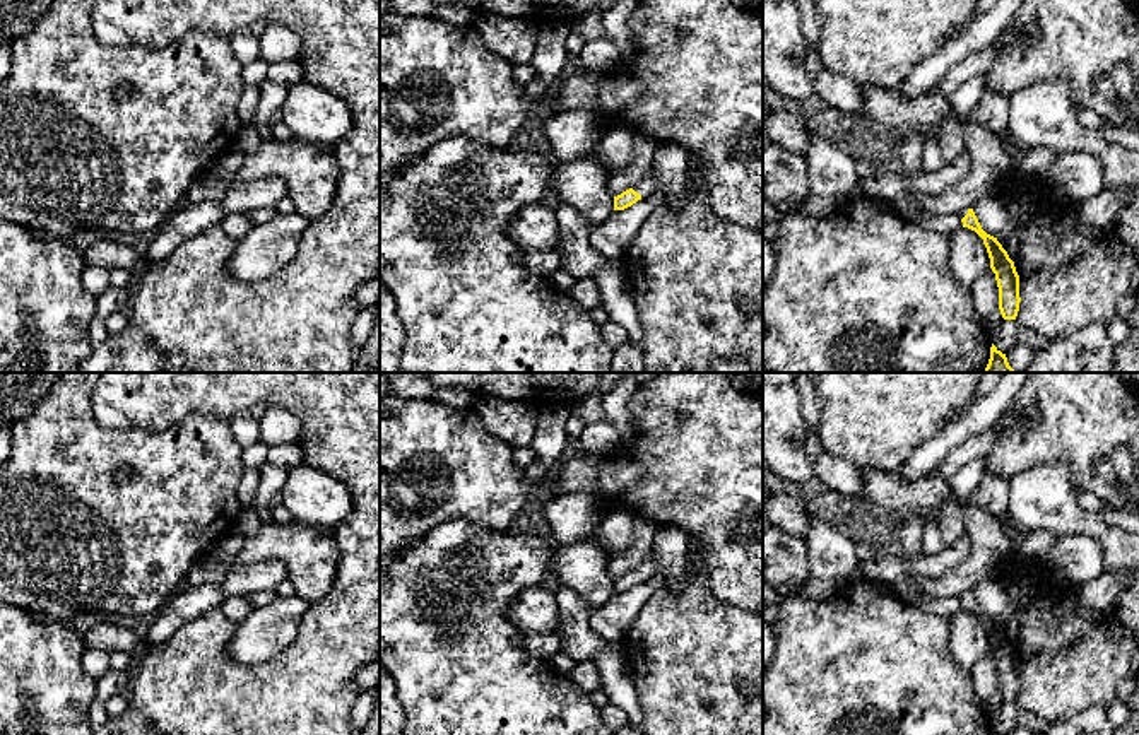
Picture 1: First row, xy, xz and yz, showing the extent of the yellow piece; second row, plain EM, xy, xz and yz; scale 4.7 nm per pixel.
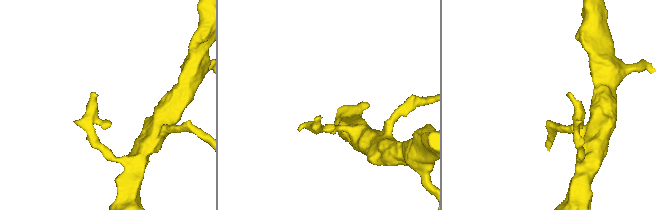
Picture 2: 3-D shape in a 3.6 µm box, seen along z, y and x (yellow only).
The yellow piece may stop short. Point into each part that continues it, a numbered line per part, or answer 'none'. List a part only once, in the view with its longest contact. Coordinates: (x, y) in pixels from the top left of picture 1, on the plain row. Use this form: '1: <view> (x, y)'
none

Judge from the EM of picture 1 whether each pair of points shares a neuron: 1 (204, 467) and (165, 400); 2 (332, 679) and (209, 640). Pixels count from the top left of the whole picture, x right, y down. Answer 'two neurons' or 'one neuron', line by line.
1: two neurons
2: one neuron

